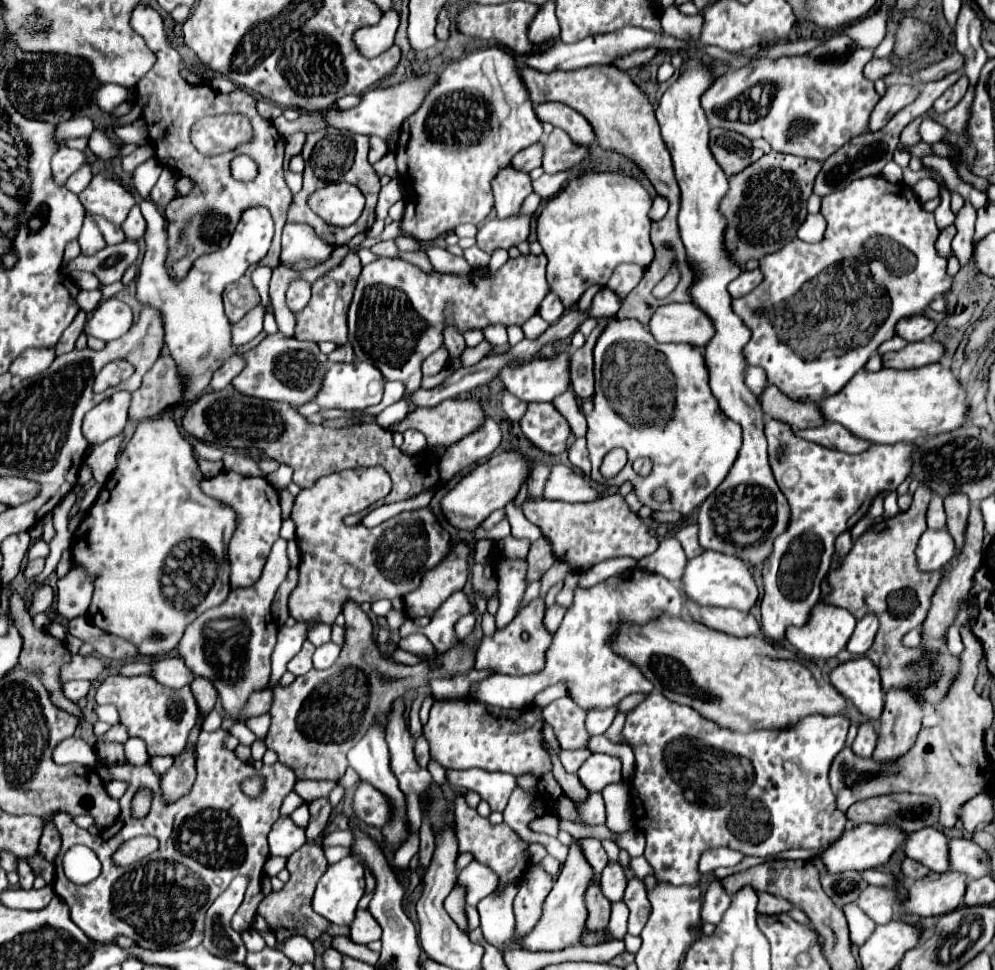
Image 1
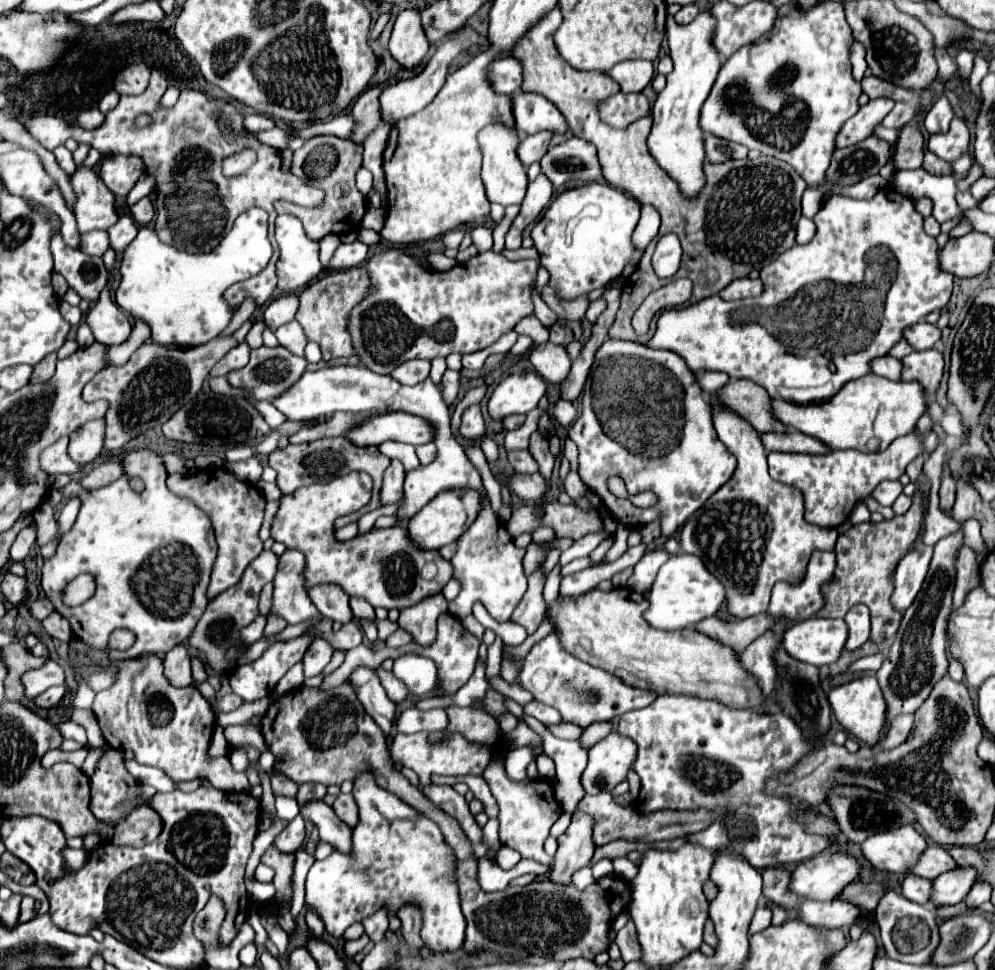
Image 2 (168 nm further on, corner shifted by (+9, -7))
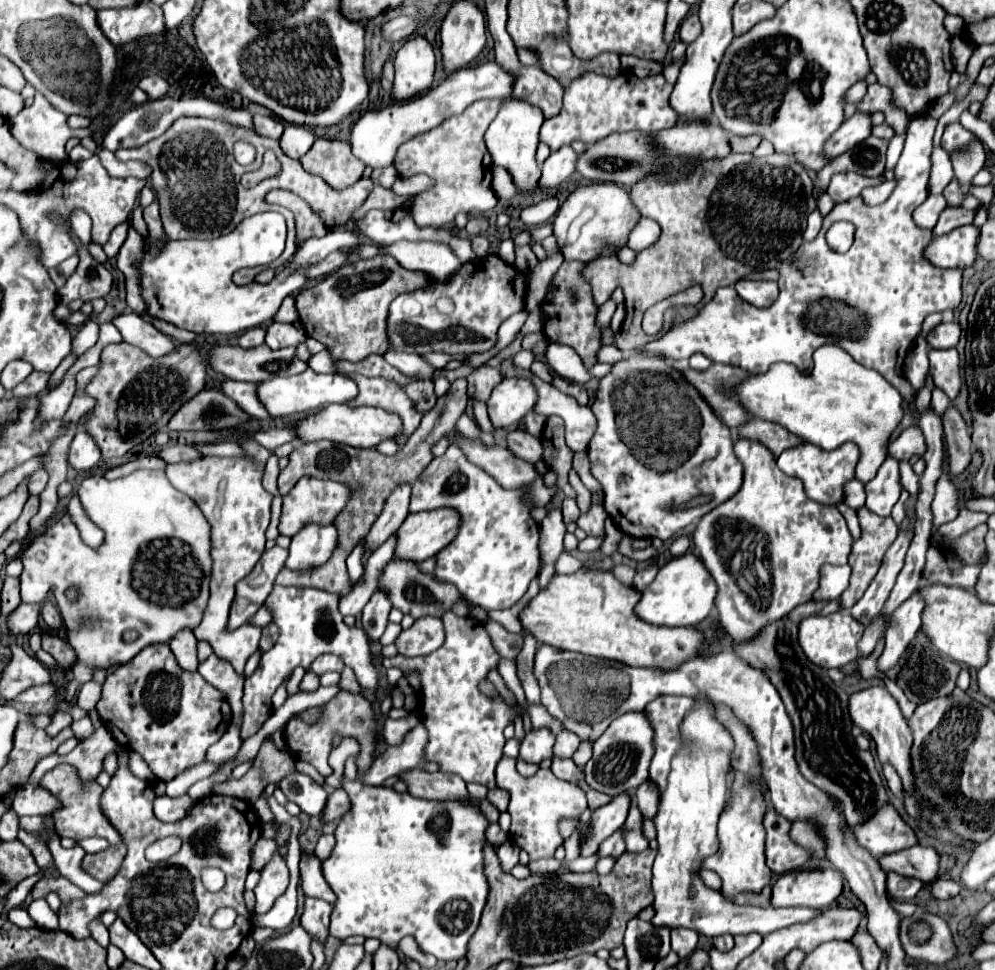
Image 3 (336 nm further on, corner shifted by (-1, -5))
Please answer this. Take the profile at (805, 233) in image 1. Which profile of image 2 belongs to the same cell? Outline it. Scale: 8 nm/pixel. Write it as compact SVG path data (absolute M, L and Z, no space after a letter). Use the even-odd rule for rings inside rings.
M802 217L800 223L798 223L798 231L796 231L796 243L800 243L800 245L808 243L808 241L814 237L814 233L816 233L816 225L814 225L814 221Z

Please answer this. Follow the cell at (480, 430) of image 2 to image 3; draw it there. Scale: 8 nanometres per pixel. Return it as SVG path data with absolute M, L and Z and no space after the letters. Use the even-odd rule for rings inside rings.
M480 365L478 369L474 369L468 375L468 393L470 393L470 397L486 401L490 391L494 389L494 385L498 385L500 381L502 381L500 369L488 367L488 365Z

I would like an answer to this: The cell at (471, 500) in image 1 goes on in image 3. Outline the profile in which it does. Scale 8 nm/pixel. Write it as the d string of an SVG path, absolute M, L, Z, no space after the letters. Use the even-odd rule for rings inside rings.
M454 509L410 513L396 531L394 557L414 563L434 557L456 537L458 521Z

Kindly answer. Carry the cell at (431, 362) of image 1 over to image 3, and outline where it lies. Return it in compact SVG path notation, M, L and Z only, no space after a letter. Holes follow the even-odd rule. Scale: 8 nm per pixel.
M390 351L390 353L384 353L384 361L396 367L398 371L422 381L430 379L434 373L434 367L430 367L420 355L404 355L400 351Z

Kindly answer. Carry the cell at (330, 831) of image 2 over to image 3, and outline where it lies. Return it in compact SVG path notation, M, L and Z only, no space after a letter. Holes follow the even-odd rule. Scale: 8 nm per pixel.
M292 771L284 779L280 779L278 789L282 789L282 793L288 797L288 801L296 803L304 813L308 813L312 817L322 815L328 793L322 785L308 779L308 775Z

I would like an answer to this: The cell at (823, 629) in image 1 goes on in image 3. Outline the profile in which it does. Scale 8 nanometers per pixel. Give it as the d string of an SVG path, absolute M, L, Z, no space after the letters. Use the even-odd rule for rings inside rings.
M836 611L832 615L824 617L808 617L800 621L800 633L798 633L798 643L804 651L804 655L816 663L818 667L830 669L830 667L846 667L850 661L856 661L858 657L858 641L864 633L864 625L856 621L852 615L842 615L848 611Z

